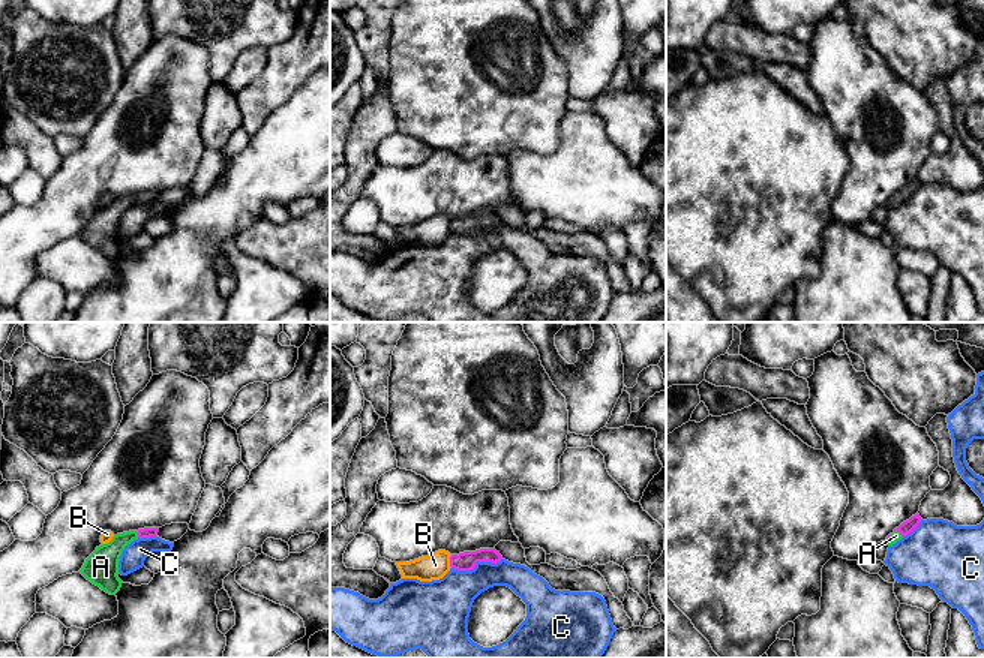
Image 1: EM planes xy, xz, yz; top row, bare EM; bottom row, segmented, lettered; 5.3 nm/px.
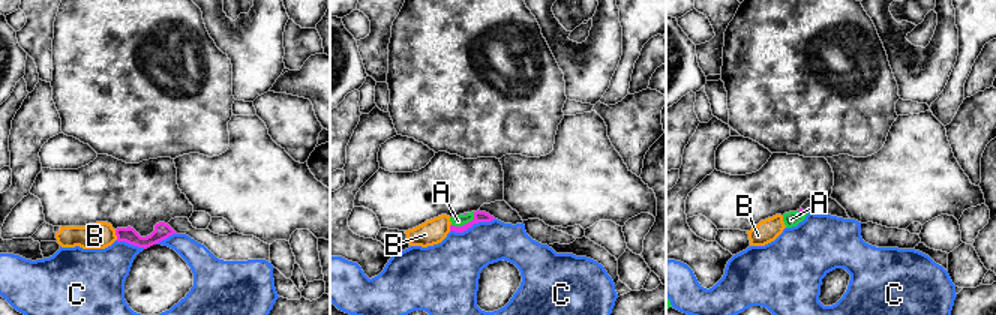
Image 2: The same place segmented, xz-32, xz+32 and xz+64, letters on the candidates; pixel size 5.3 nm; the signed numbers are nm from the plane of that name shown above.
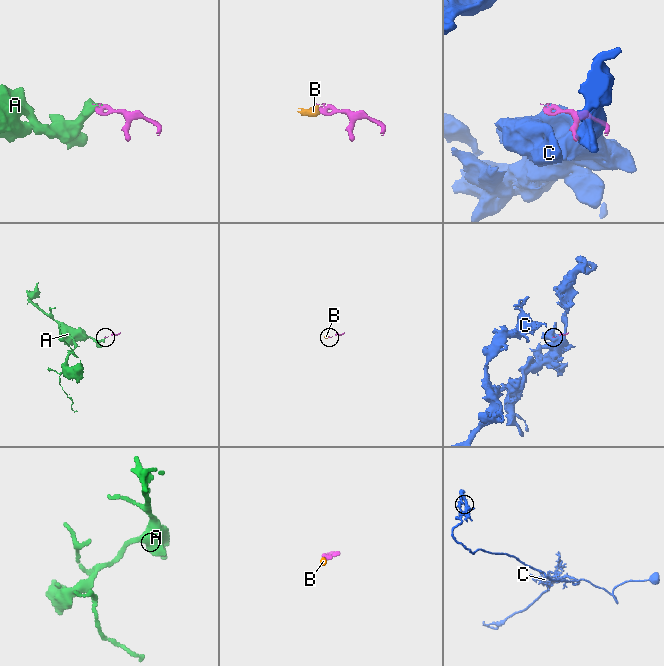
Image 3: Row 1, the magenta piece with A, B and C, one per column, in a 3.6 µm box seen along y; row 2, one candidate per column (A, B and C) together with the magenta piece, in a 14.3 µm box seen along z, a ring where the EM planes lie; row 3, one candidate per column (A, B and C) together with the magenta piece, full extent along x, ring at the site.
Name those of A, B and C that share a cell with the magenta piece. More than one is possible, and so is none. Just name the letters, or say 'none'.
A

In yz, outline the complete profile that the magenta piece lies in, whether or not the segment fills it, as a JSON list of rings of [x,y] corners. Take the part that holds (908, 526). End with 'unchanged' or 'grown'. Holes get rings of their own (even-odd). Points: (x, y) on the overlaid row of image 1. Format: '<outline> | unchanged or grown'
[[[920,514],[912,516],[909,520],[903,522],[898,528],[894,529],[892,534],[886,537],[888,546],[896,544],[898,540],[910,534],[921,522],[922,519]]] | grown

